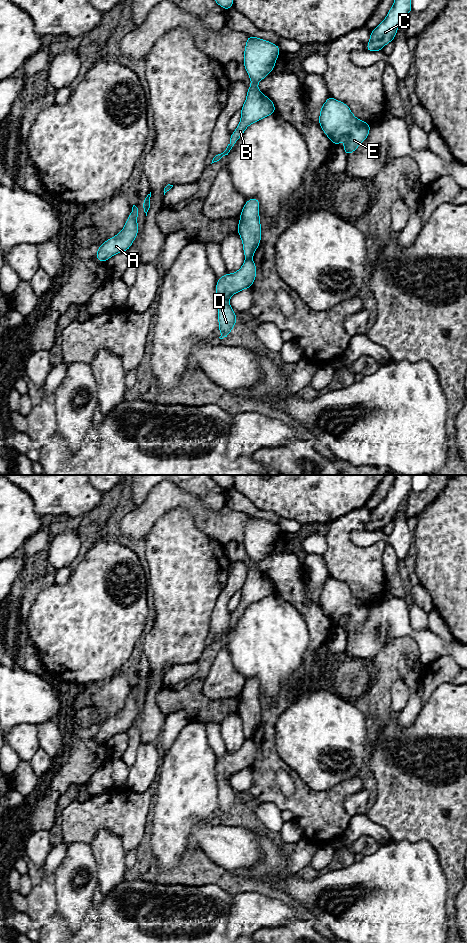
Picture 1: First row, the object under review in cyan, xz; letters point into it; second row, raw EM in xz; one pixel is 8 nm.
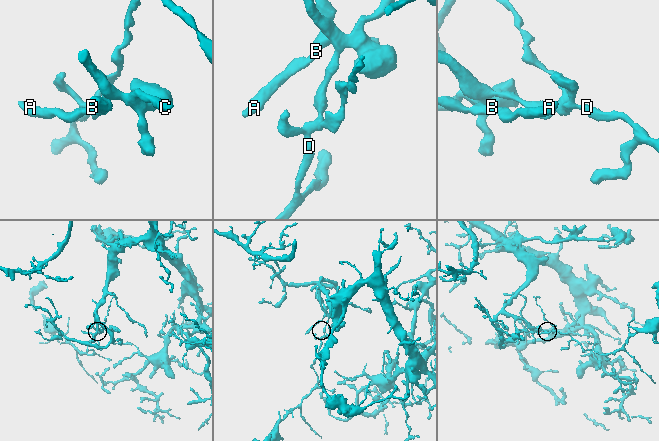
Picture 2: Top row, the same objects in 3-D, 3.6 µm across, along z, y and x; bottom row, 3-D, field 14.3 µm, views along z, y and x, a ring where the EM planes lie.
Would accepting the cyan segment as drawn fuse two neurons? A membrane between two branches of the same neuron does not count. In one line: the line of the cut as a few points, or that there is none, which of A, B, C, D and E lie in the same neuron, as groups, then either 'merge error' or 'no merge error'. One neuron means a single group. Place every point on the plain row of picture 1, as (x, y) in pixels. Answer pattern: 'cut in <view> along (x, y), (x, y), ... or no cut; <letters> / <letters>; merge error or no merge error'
cut in xz along (251, 737), (246, 739); A B C E / D; merge error

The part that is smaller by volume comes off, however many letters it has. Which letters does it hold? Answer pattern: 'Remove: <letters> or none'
Remove: D

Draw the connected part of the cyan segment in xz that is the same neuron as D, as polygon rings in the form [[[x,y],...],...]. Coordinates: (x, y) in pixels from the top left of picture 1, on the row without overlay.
[[[252,738],[245,739],[242,747],[235,753],[226,753],[217,759],[216,773],[218,779],[218,808],[221,812],[220,819],[229,816],[232,808],[237,804],[237,797],[231,786],[229,779],[239,771],[248,769],[256,758],[256,745]]]

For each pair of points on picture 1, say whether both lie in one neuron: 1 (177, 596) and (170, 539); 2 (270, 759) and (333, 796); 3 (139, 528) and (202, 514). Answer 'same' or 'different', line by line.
1: same
2: same
3: same

